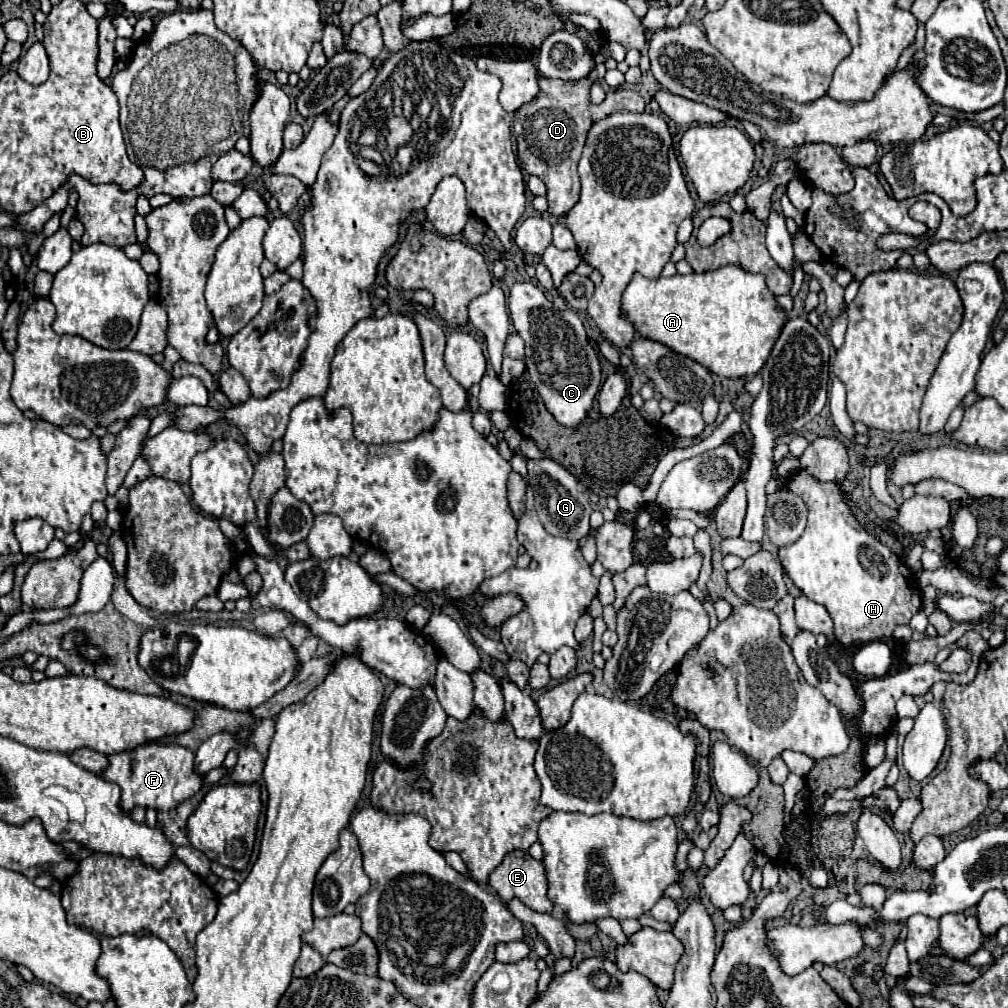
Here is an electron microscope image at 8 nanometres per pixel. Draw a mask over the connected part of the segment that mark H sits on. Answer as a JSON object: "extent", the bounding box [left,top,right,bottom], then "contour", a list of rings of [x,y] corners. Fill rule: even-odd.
{"extent":[779,470,923,646],"contour":[[[799,470],[793,478],[787,480],[787,490],[801,496],[809,508],[809,522],[803,532],[803,536],[785,548],[779,548],[779,560],[793,580],[793,584],[813,602],[823,604],[833,620],[835,636],[841,644],[851,646],[855,640],[859,642],[871,642],[871,640],[883,640],[893,634],[893,630],[899,624],[909,624],[911,616],[917,614],[923,606],[921,592],[917,590],[917,582],[909,580],[911,572],[905,568],[905,564],[895,556],[887,546],[883,546],[879,540],[875,540],[871,534],[865,532],[865,528],[855,520],[845,500],[849,498],[839,490],[835,482],[819,482],[817,478],[809,476],[805,470]]]}

